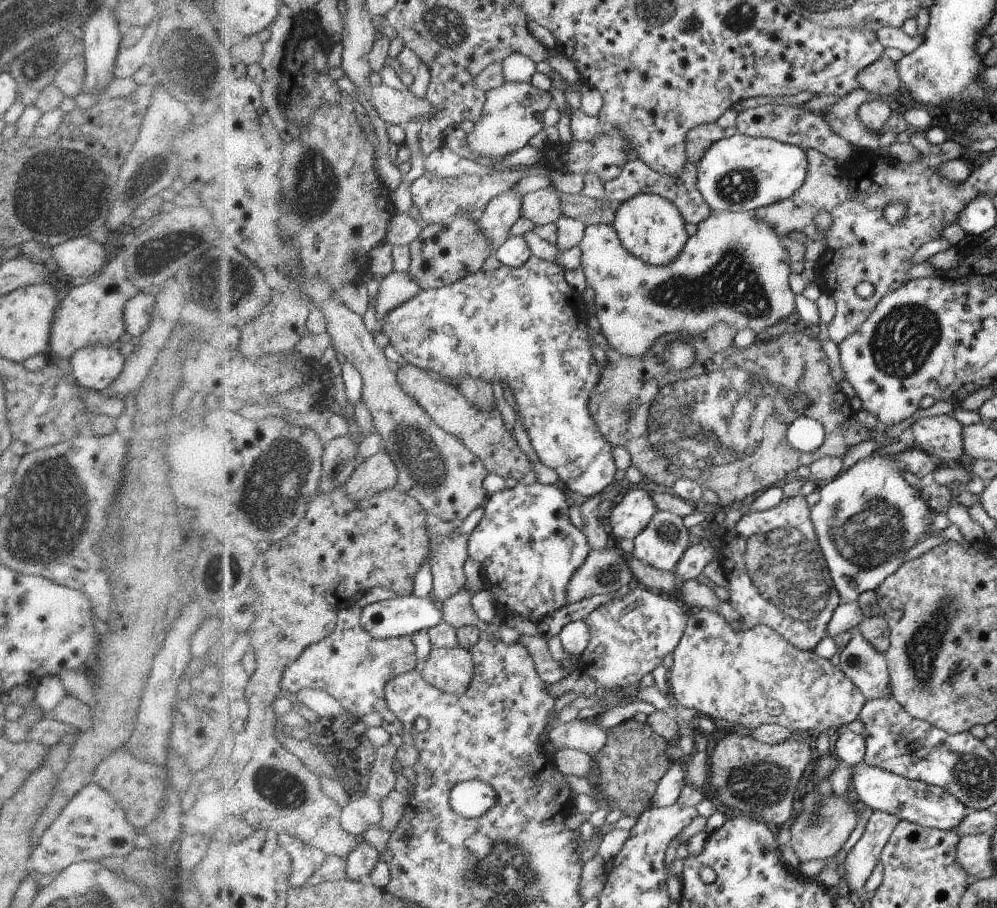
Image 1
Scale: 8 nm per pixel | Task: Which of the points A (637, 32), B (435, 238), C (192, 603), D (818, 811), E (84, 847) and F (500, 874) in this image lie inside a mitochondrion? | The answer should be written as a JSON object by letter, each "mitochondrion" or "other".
{"A":"other","B":"other","C":"other","D":"mitochondrion","E":"other","F":"mitochondrion"}

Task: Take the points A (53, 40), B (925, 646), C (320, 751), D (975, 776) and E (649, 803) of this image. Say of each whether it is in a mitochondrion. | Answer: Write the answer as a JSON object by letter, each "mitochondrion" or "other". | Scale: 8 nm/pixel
{"A":"mitochondrion","B":"mitochondrion","C":"other","D":"mitochondrion","E":"other"}

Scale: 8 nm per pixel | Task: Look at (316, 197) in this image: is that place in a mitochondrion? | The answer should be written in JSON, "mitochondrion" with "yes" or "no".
{"mitochondrion":"yes"}

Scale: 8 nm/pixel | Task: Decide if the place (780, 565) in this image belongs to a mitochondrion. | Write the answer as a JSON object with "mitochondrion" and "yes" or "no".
{"mitochondrion":"yes"}

